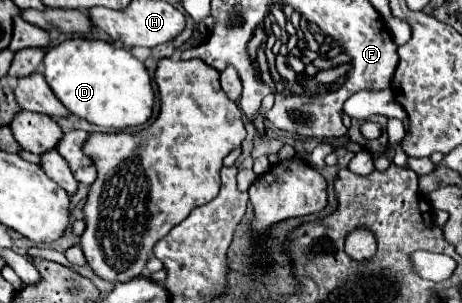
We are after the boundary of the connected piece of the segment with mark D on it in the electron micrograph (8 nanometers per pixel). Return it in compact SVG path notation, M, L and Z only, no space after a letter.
M78 37L68 39L46 51L44 77L54 95L72 115L82 117L98 127L124 131L128 127L144 125L152 117L154 89L146 65L128 49L122 49L114 43Z

